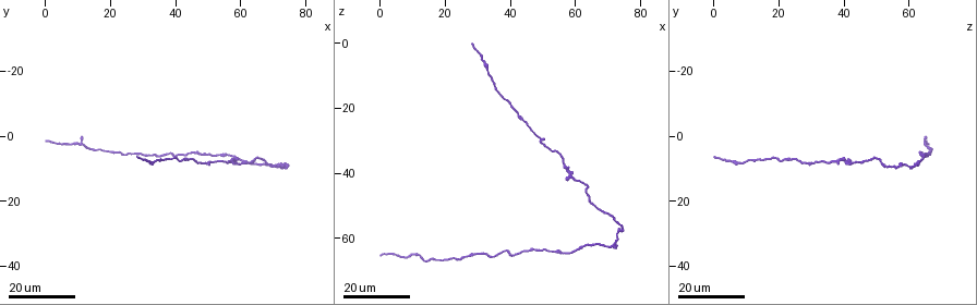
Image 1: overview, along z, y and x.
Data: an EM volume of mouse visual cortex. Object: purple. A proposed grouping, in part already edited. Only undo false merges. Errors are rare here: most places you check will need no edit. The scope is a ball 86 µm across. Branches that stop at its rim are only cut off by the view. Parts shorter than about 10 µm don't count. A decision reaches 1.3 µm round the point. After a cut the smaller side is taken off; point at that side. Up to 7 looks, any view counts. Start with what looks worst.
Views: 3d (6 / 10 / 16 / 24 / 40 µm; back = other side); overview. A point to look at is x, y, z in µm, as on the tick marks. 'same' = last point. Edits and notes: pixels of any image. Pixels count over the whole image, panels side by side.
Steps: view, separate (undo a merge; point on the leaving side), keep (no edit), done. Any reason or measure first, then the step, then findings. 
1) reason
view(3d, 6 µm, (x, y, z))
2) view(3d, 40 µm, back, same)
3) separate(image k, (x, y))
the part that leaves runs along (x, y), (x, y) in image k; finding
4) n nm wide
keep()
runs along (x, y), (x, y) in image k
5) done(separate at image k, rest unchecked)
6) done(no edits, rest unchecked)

three arms meet
view(3d, 24 µm, (11, 3, 65))

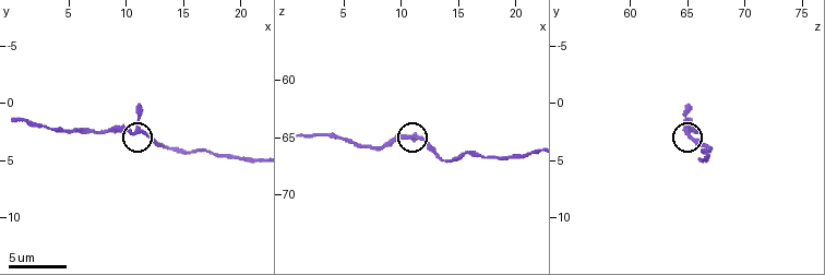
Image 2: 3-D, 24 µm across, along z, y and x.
closer look
view(3d, 6 µm, (11.0, 2.4, 64.8))

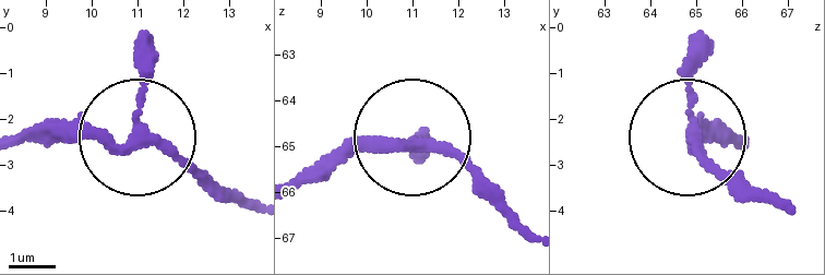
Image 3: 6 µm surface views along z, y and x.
keep()
runs along (524, 229), (453, 159), (406, 135), (336, 151), (301, 175) in image 3; one cell here

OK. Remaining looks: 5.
view(3d, 24 µm, (53, 6, 64))

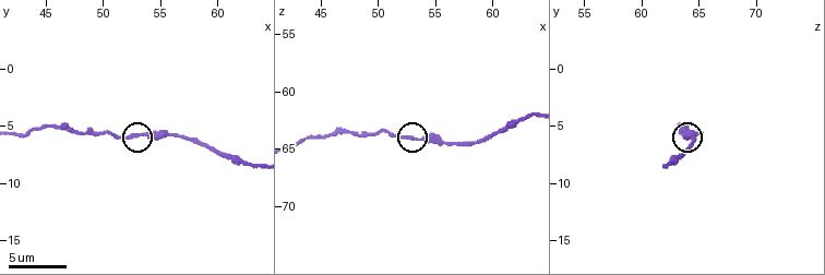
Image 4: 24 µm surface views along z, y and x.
closer look
view(3d, 6 µm, (53.6, 5.8, 64.2))

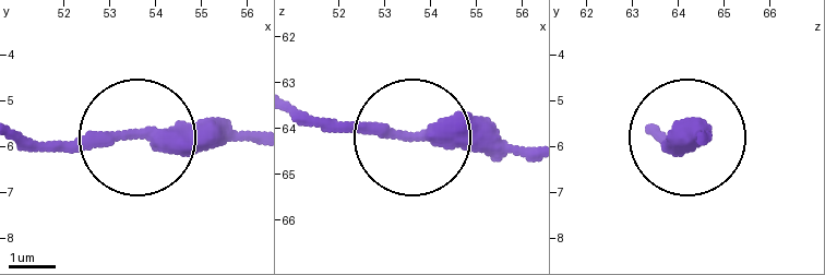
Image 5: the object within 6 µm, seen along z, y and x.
320 nm wide
keep()
runs along (530, 152), (300, 128) in image 5; all the same cell

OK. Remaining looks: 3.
view(3d, 24 µm, (59, 9, 41))

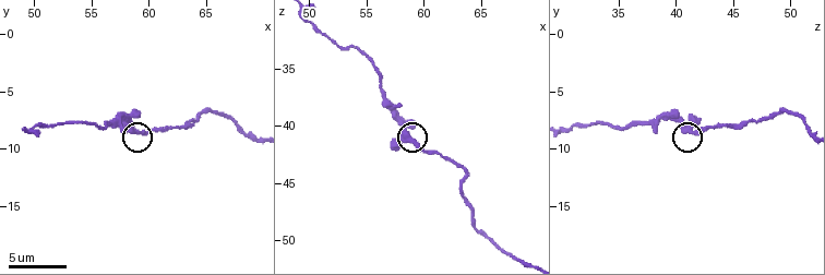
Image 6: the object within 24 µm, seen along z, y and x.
view(3d, 10 µm, (59.6, 8.6, 41.8))

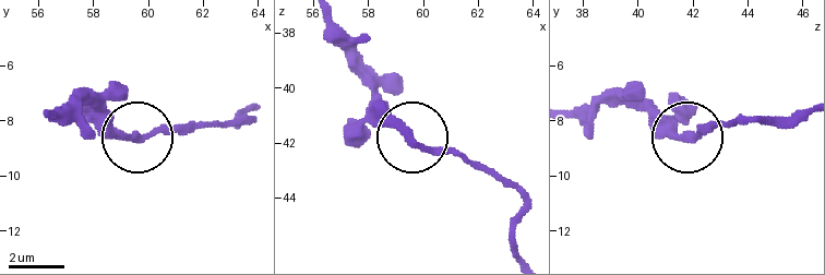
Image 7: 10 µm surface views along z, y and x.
keep()
continuous, no second cell

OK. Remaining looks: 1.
done(no edits, rest unchecked)

